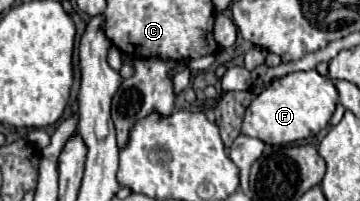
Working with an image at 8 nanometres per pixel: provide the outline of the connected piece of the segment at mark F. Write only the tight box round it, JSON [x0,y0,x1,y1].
[242,70,338,146]

